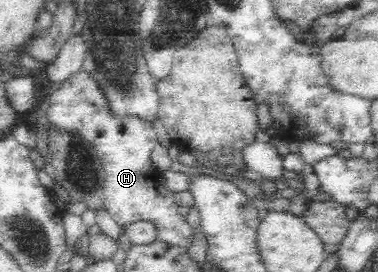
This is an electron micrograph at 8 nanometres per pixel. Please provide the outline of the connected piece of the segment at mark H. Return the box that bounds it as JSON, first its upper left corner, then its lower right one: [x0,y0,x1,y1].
[48,67,193,249]

